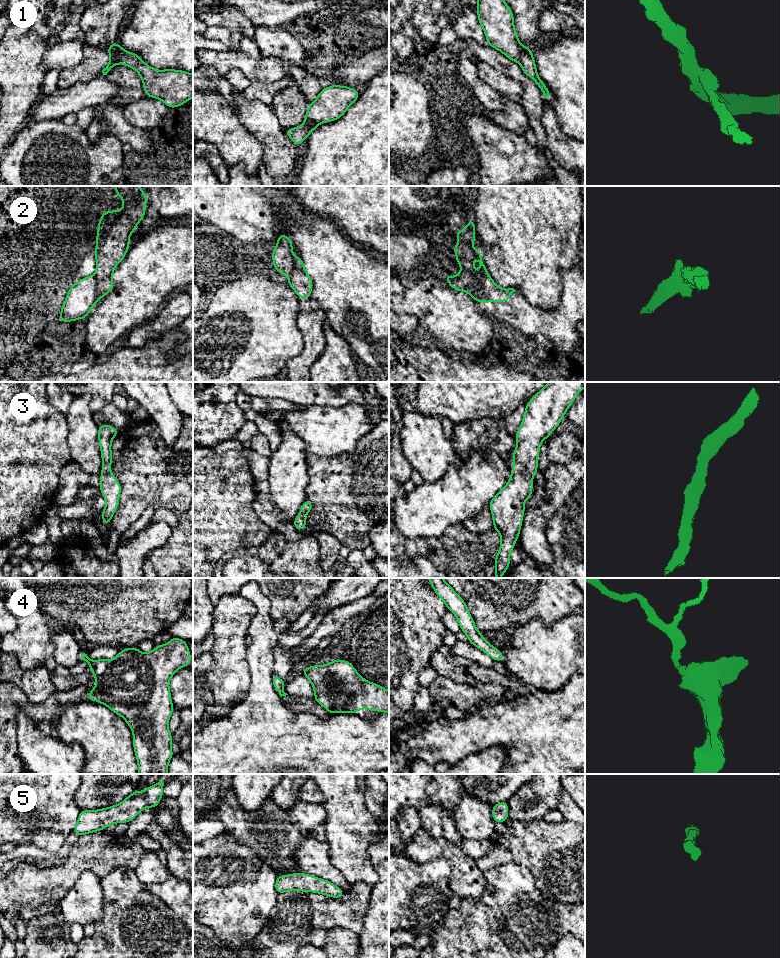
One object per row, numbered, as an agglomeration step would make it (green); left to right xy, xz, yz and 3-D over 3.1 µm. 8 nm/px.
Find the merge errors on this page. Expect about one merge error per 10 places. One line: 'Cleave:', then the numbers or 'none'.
Cleave: 1, 2

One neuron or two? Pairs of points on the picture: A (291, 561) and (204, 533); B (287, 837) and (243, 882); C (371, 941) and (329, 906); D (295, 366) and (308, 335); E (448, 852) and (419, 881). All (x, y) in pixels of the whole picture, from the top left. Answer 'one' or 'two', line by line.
A: two
B: two
C: two
D: one
E: two

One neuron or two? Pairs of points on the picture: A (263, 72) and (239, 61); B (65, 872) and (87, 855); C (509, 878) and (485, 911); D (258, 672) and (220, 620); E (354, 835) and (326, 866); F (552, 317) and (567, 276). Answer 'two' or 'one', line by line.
A: one
B: one
C: one
D: two
E: two
F: one

